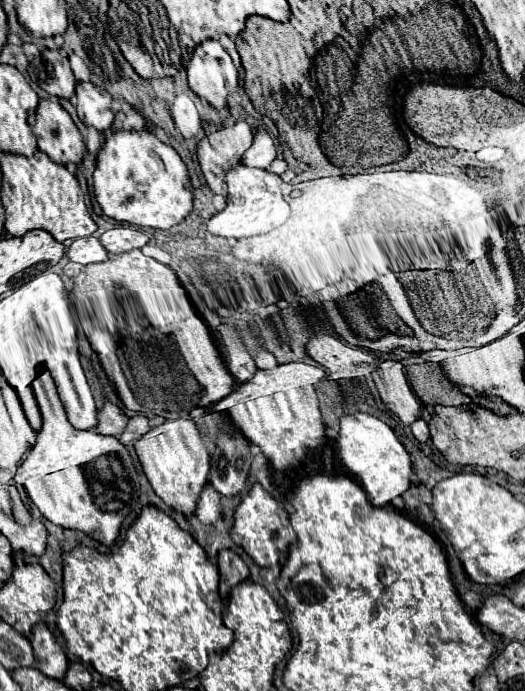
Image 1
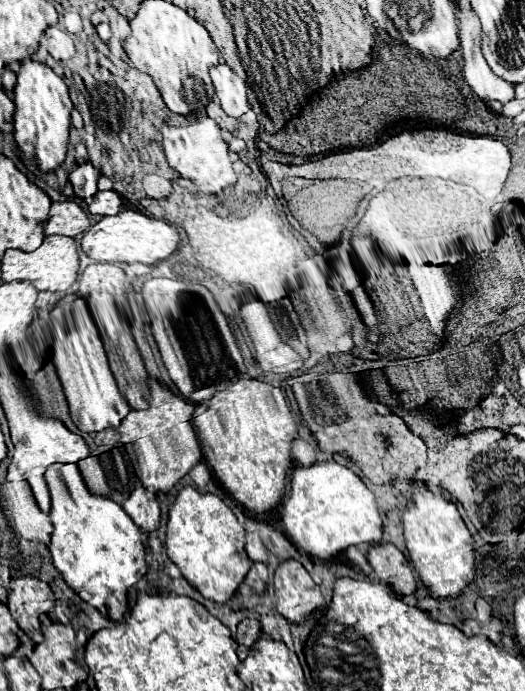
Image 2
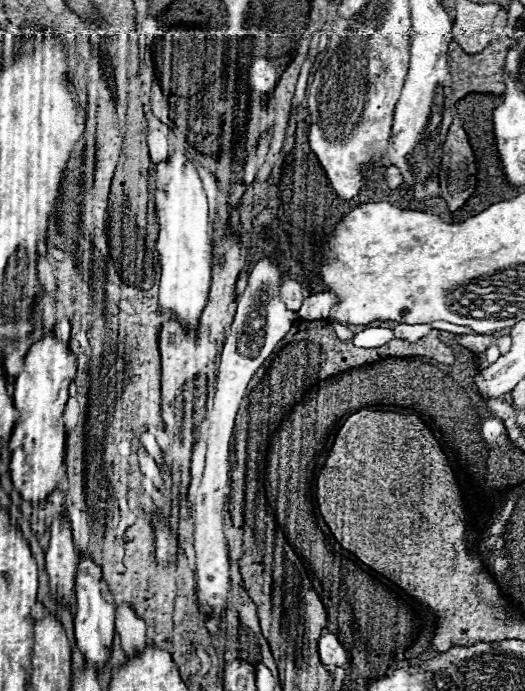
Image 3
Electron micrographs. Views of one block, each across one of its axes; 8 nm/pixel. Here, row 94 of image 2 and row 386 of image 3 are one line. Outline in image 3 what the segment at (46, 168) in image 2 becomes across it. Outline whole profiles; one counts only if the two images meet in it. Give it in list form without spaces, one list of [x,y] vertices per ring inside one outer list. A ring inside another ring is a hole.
[[[50,330],[42,340],[30,346],[24,356],[24,368],[14,382],[14,404],[19,418],[13,428],[8,449],[11,452],[9,471],[14,486],[20,490],[24,500],[38,506],[52,490],[69,488],[67,481],[60,479],[60,468],[64,464],[64,406],[68,400],[68,386],[76,376],[76,356],[68,344],[60,342]]]

